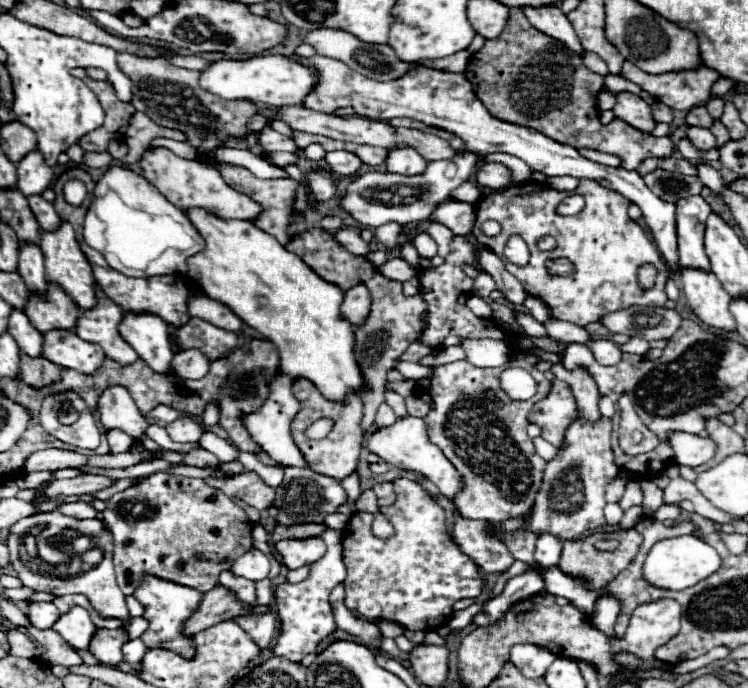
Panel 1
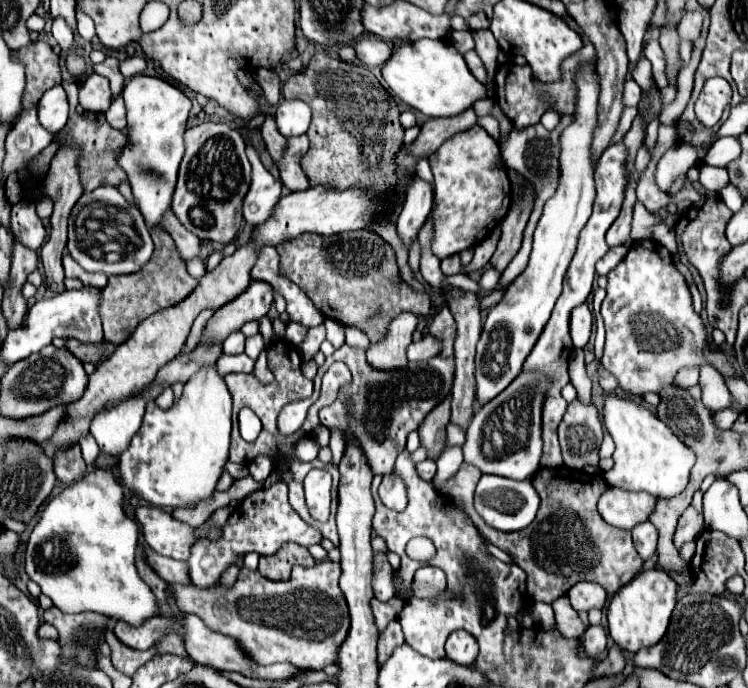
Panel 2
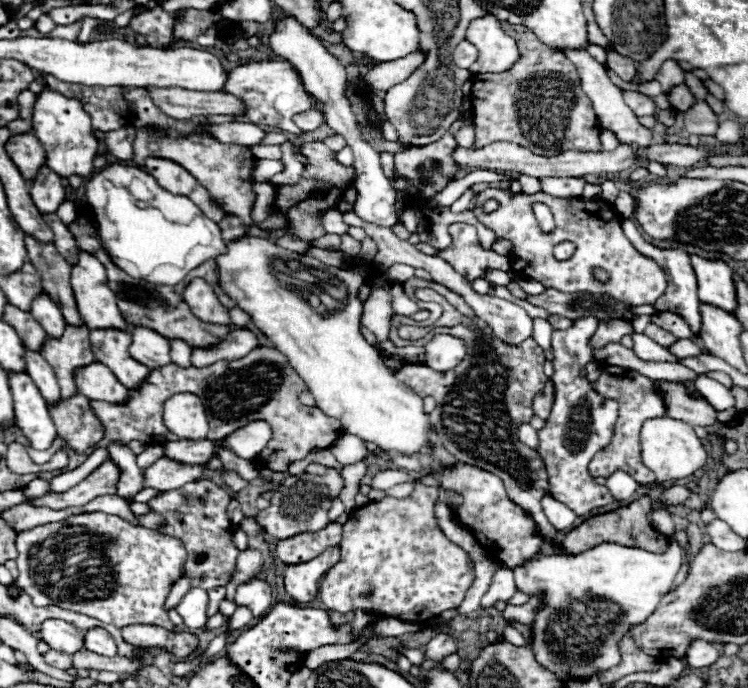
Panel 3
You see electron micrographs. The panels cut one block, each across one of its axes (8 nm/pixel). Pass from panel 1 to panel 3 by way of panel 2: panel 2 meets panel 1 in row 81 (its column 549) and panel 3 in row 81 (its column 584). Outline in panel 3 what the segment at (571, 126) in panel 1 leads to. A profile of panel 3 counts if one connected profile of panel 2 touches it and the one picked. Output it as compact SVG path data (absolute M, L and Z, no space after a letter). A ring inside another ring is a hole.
M502 22L502 30L520 46L520 62L504 74L476 74L472 78L474 144L472 150L492 142L514 142L538 156L558 156L568 150L600 150L600 122L588 96L582 92L574 64L558 50L544 46L524 26Z

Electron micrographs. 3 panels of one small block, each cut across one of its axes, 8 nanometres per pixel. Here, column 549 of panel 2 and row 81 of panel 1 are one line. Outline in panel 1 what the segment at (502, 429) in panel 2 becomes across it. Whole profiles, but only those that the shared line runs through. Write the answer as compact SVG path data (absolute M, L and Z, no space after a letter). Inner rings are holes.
M314 30L304 38L304 42L314 46L316 54L340 60L348 64L352 70L356 70L358 74L364 74L366 78L372 78L378 82L390 82L390 80L402 78L410 68L422 68L418 62L400 62L400 58L396 58L396 52L388 44L372 46L372 44L360 42L358 38L352 38L352 34L344 30Z

